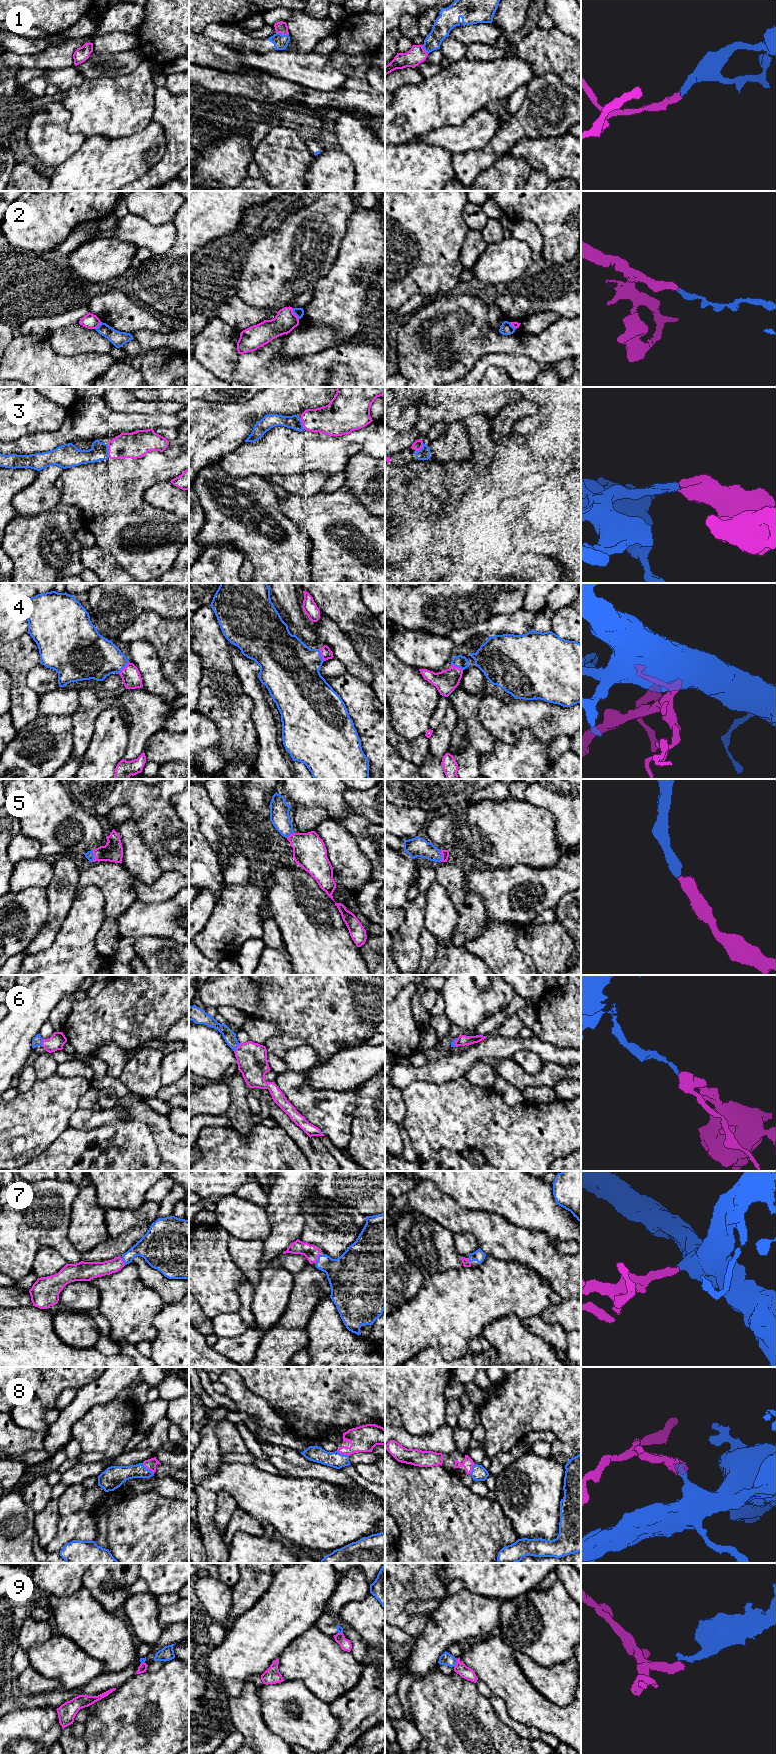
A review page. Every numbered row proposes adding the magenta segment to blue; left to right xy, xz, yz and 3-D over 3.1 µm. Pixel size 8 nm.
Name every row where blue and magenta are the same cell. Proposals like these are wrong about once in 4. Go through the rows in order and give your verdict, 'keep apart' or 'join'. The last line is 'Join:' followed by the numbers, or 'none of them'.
1: join
2: keep apart
3: join
4: join
5: join
6: join
7: join
8: join
9: keep apart
Join: 1, 3, 4, 5, 6, 7, 8

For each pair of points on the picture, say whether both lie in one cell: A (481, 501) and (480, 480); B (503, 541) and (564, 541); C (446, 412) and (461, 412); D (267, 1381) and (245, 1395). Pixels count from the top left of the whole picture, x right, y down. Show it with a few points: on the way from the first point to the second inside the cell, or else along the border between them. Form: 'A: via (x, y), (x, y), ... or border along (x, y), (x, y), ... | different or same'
A: via (481, 496), (481, 485) | same
B: border along (509, 533), (511, 542) | different
C: via (450, 412), (457, 412) | same
D: border along (241, 1377), (252, 1392), (270, 1405) | different

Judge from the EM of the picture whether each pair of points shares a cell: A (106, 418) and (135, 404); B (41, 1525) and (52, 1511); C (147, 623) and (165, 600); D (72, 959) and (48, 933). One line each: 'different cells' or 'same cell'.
A: different cells
B: same cell
C: different cells
D: different cells

